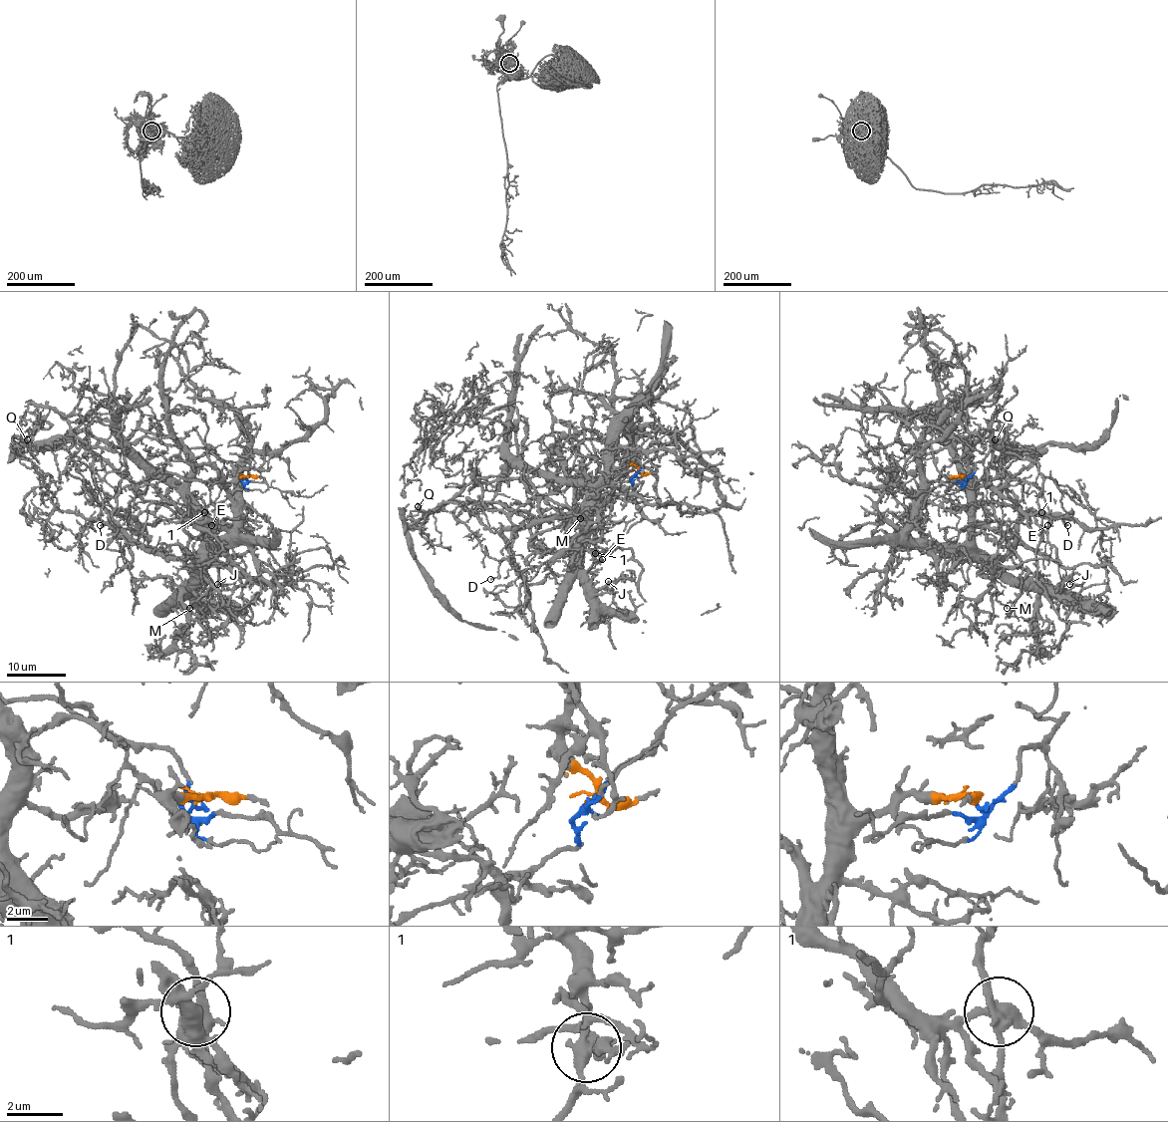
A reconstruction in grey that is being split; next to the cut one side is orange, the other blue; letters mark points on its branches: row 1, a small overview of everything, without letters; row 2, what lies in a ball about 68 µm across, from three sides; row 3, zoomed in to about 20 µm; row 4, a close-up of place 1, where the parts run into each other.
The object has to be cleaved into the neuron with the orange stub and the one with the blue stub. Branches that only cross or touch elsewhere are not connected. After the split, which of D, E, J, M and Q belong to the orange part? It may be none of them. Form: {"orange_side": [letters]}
{"orange_side": ["E", "J", "M"]}

